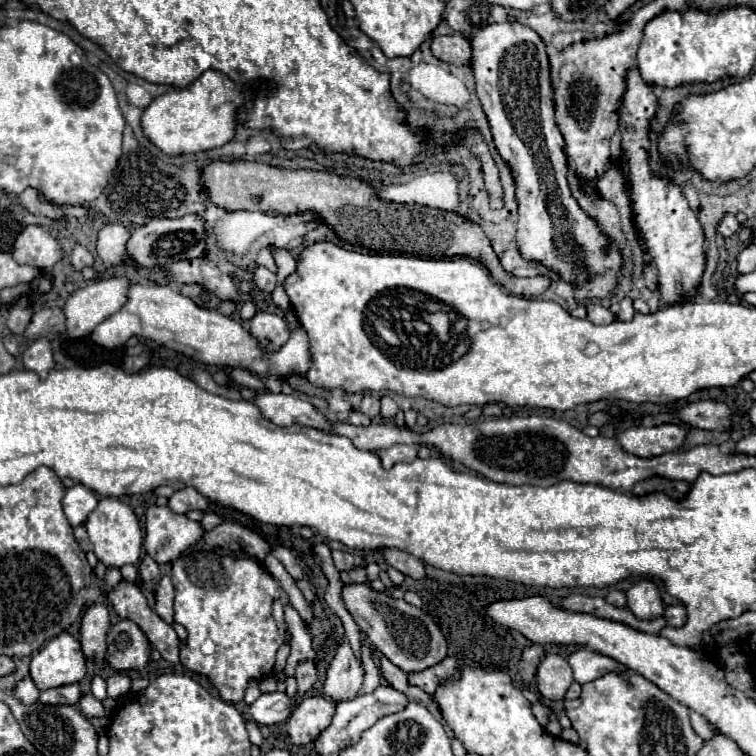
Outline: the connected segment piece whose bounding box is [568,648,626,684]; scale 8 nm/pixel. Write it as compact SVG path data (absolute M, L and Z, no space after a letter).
M578 648L568 656L568 662L574 670L574 680L578 684L586 684L590 680L596 680L598 676L604 676L606 672L622 672L626 670L620 662L616 662L610 656L604 656L600 652L592 652L590 648Z

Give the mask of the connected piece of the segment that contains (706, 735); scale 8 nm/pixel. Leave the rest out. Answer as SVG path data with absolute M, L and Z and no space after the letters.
M692 712L690 718L692 718L692 728L694 728L694 732L696 732L698 736L702 736L704 740L712 740L712 738L714 738L716 732L712 730L710 724L706 724L706 722L708 722L706 718L702 718L702 716L696 714L696 712Z

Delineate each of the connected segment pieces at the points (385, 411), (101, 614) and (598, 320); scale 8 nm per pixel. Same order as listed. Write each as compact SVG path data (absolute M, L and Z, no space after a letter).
M390 396L382 398L382 416L384 416L384 420L392 420L398 414L398 410L400 410L398 404Z
M94 604L86 610L80 628L80 644L90 660L104 660L106 656L106 634L110 626L108 608L104 604Z
M588 304L588 320L594 324L610 324L616 320L616 316L600 304Z

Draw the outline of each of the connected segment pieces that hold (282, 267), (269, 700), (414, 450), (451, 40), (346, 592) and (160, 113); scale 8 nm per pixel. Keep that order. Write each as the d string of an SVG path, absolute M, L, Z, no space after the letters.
M270 246L270 252L272 252L274 262L278 266L278 272L276 272L278 274L278 282L284 282L284 278L294 272L296 260L292 258L292 254L288 250L282 250L282 248L276 248L276 246Z
M282 692L262 694L250 706L250 712L258 724L282 724L292 712L292 700Z
M396 444L396 446L390 446L386 450L378 450L376 454L378 454L384 468L392 468L398 462L412 462L418 454L418 446L416 444L412 444L412 446Z
M462 34L454 36L434 36L432 38L432 54L444 62L462 66L470 64L472 60L472 48L470 40L464 38Z
M368 584L344 586L342 598L346 602L348 612L352 614L360 630L366 632L366 636L376 646L376 650L380 650L390 662L394 662L406 674L426 670L446 658L448 652L446 638L438 628L438 624L432 620L432 616L426 614L424 610L410 606L404 600L394 600L386 594L374 592Z
M208 70L192 86L154 98L142 114L142 132L166 156L206 152L232 140L236 128L234 114L246 100L246 90L238 88L222 72Z

